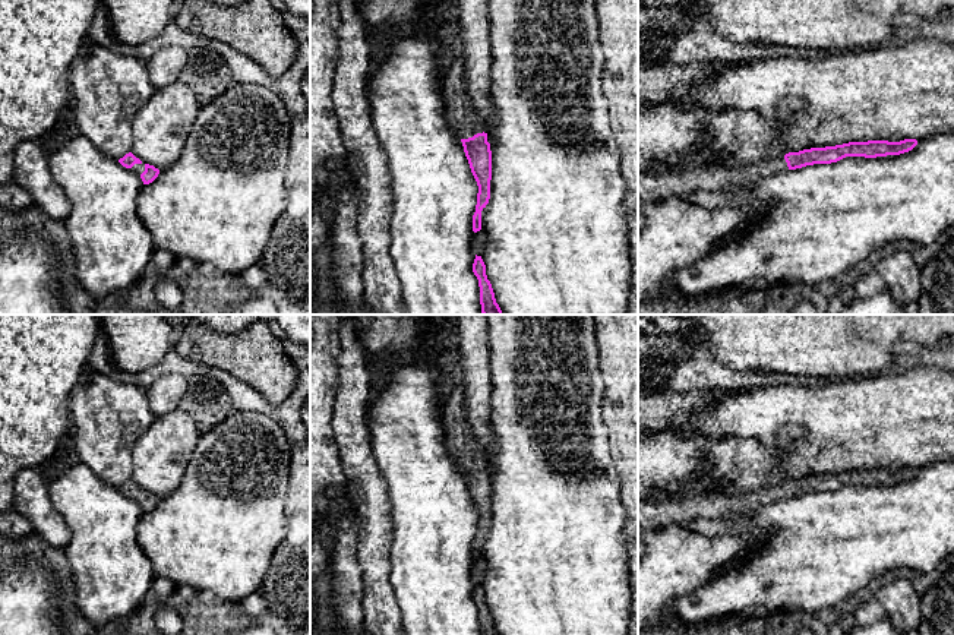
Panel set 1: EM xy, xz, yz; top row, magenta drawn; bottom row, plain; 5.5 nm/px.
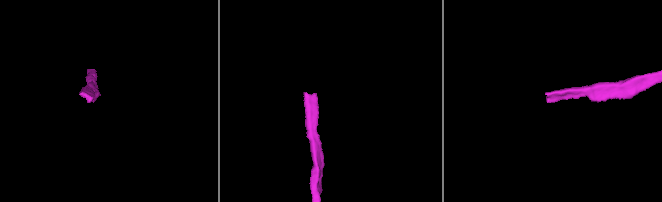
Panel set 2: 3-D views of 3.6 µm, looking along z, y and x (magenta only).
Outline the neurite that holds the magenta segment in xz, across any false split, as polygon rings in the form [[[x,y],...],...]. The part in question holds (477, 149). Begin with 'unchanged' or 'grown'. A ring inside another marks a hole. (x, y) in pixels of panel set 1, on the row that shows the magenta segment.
grown; [[[458,0],[452,18],[439,25],[437,37],[451,45],[455,53],[455,60],[443,80],[442,97],[449,108],[448,119],[455,133],[461,138],[465,157],[478,186],[477,205],[473,215],[473,231],[477,233],[481,230],[481,211],[490,199],[492,151],[487,133],[467,95]]]

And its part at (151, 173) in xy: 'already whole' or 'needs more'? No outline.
needs more

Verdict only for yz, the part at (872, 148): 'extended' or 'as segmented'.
extended

